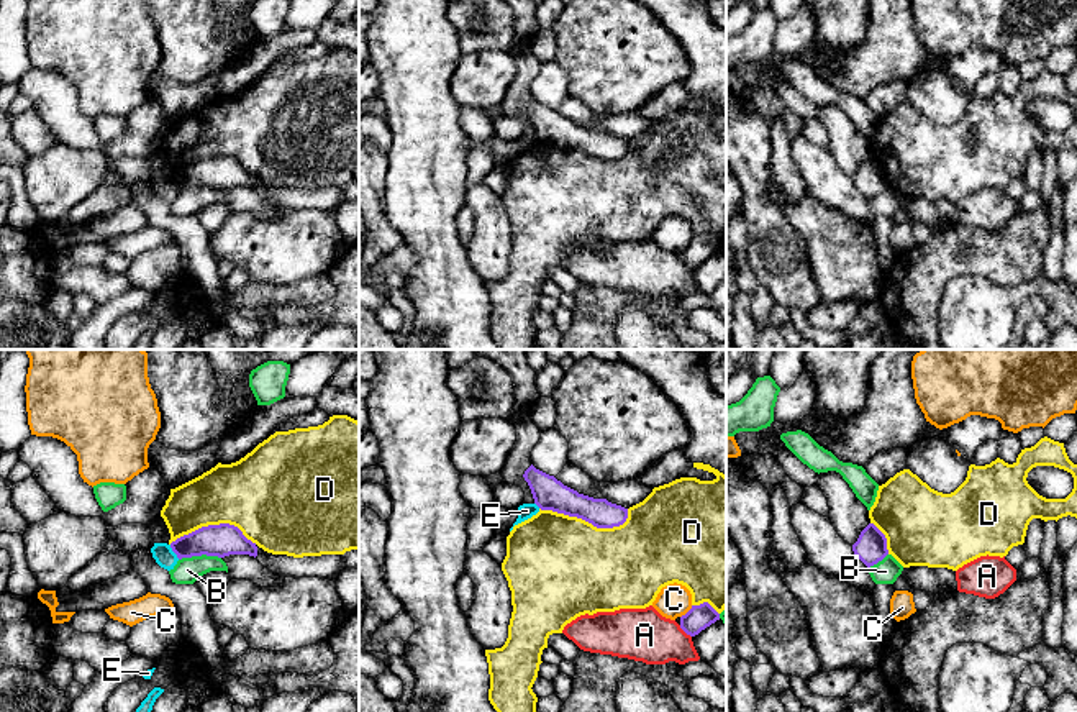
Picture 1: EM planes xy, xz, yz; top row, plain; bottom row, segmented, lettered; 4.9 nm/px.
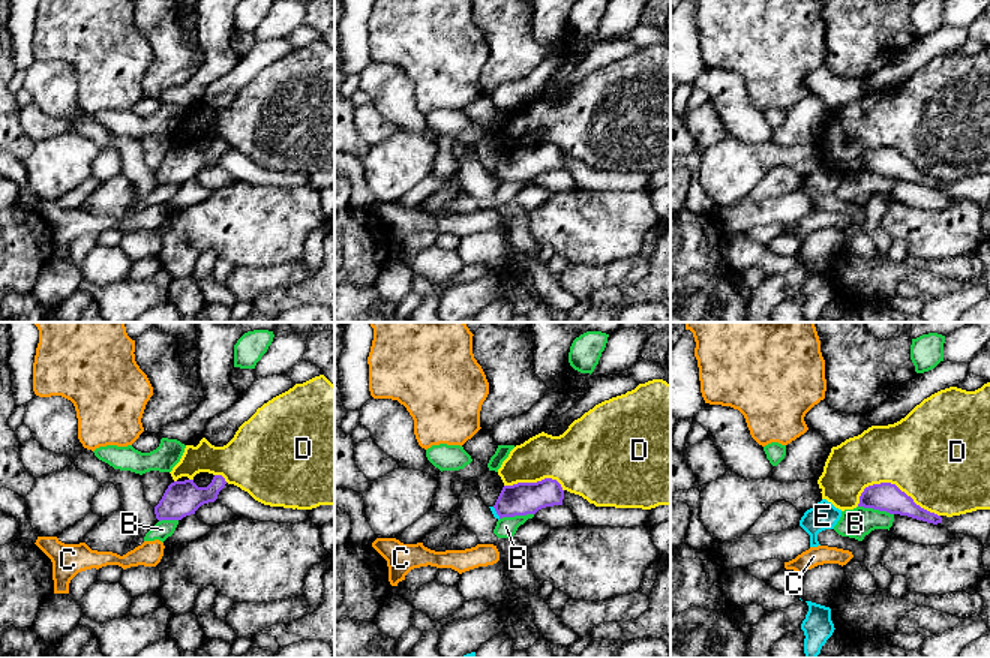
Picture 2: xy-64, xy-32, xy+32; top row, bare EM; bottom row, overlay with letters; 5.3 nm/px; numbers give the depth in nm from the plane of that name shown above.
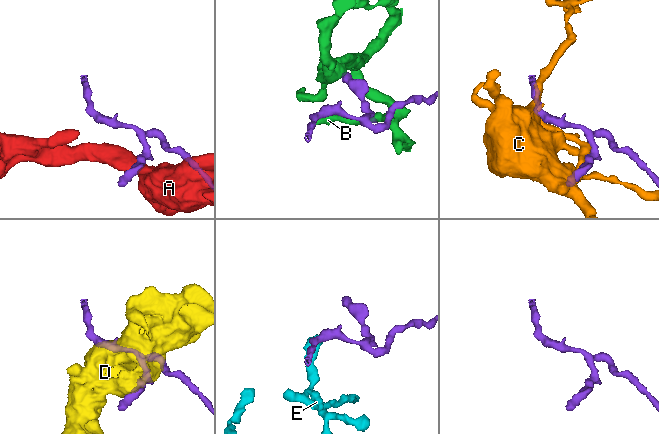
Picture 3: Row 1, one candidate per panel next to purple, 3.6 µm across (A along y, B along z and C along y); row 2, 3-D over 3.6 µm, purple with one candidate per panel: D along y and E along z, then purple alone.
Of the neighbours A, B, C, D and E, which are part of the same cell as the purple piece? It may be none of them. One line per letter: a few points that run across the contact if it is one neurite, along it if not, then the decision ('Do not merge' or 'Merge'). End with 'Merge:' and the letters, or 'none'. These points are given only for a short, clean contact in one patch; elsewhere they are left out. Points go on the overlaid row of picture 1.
A: Do not merge
B: Do not merge
C: Do not merge
D: Do not merge
E: Line: xy (169, 545), (179, 558). Do not merge
Merge: none

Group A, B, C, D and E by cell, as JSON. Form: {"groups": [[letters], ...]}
{"groups": [["A"], ["B"], ["C"], ["D"], ["E"]]}

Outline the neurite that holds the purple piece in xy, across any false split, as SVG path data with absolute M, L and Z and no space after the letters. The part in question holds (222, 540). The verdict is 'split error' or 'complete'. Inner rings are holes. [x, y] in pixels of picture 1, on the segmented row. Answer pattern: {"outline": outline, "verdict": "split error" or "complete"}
{"outline": "M229 523L202 527L170 543L179 559L192 556L218 556L249 555L257 556L257 546L248 540L243 532Z", "verdict": "complete"}

